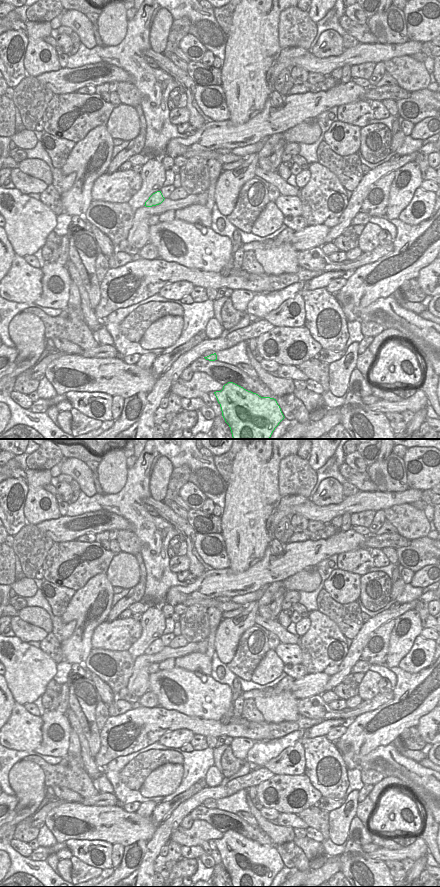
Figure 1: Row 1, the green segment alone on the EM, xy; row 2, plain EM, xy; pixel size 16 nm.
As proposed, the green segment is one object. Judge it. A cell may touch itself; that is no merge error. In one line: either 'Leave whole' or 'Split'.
Leave whole.

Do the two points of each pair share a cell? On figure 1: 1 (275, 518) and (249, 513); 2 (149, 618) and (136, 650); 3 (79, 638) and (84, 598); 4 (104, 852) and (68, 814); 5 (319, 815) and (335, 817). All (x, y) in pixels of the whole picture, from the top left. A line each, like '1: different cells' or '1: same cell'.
1: different cells
2: same cell
3: same cell
4: different cells
5: different cells

